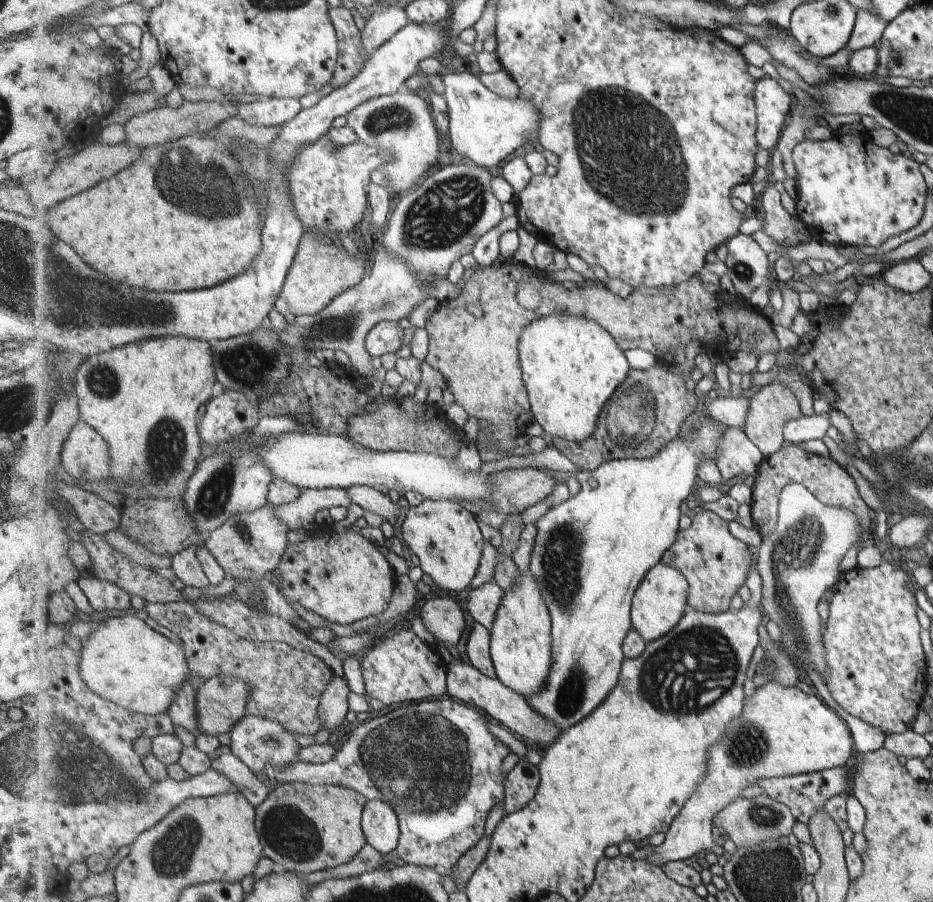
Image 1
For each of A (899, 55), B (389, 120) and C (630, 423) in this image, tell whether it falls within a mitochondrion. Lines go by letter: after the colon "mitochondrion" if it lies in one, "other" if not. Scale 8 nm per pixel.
A: mitochondrion
B: mitochondrion
C: mitochondrion

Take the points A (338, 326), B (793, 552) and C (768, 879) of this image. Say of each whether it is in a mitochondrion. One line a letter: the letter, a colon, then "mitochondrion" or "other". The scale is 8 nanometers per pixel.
A: mitochondrion
B: mitochondrion
C: mitochondrion

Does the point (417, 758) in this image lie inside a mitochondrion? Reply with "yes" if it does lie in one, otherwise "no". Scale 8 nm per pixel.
yes

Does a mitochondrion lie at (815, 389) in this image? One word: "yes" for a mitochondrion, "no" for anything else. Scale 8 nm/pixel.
no

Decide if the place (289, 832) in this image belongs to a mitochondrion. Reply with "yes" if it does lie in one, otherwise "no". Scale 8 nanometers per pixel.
yes

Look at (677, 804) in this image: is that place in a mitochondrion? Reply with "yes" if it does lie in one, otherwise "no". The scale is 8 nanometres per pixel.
no

